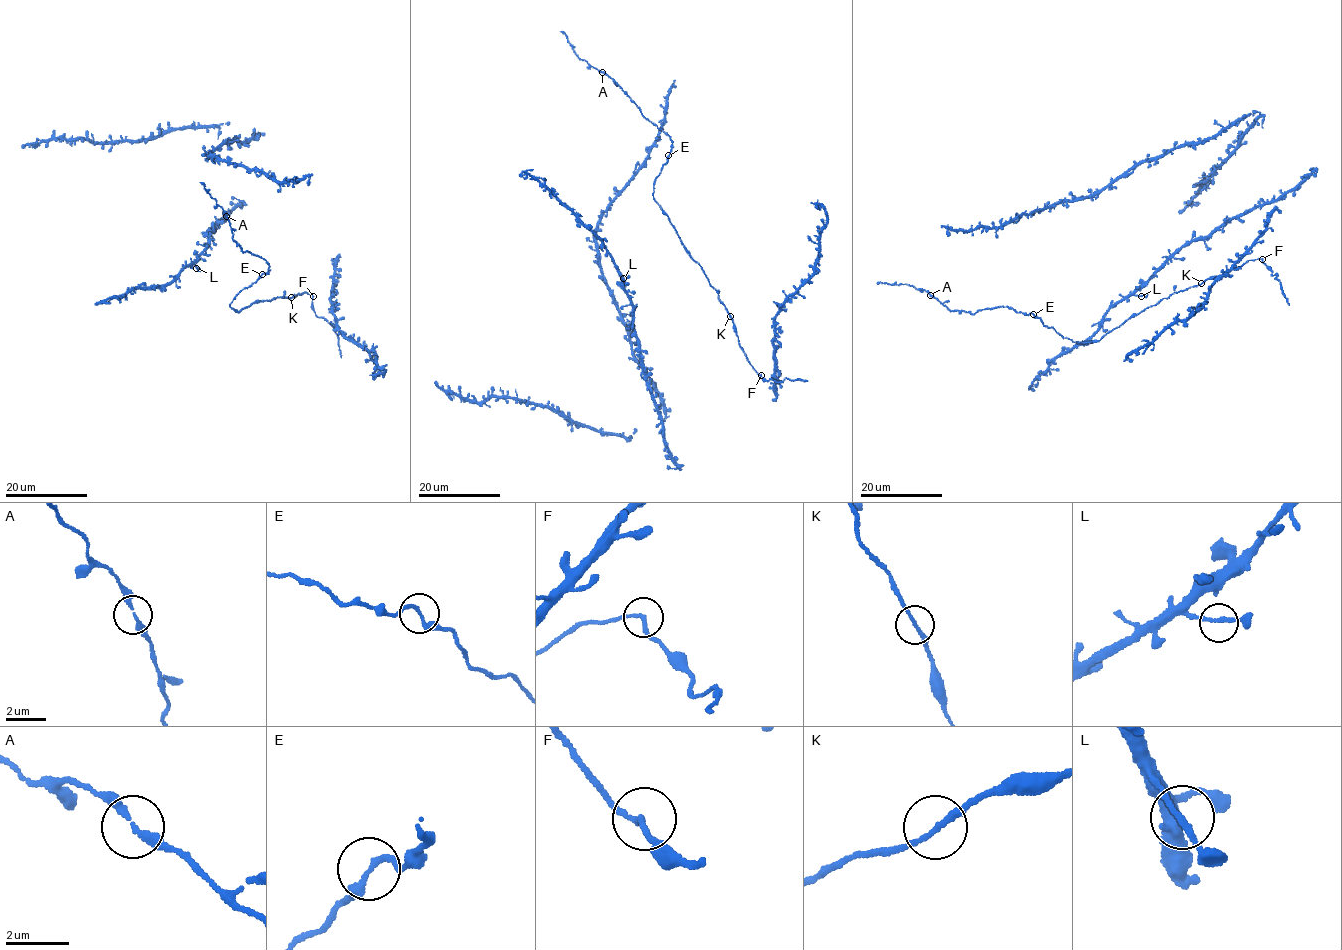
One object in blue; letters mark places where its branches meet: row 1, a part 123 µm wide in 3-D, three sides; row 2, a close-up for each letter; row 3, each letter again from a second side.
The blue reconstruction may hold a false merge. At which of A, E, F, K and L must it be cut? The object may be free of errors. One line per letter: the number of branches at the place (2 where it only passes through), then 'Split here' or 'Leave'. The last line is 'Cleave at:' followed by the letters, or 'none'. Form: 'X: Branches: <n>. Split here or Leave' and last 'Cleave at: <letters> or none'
A: Branches: 2. Leave
E: Branches: 2. Leave
F: Branches: 2. Leave
K: Branches: 2. Leave
L: Branches: 2. Leave
Cleave at: none

